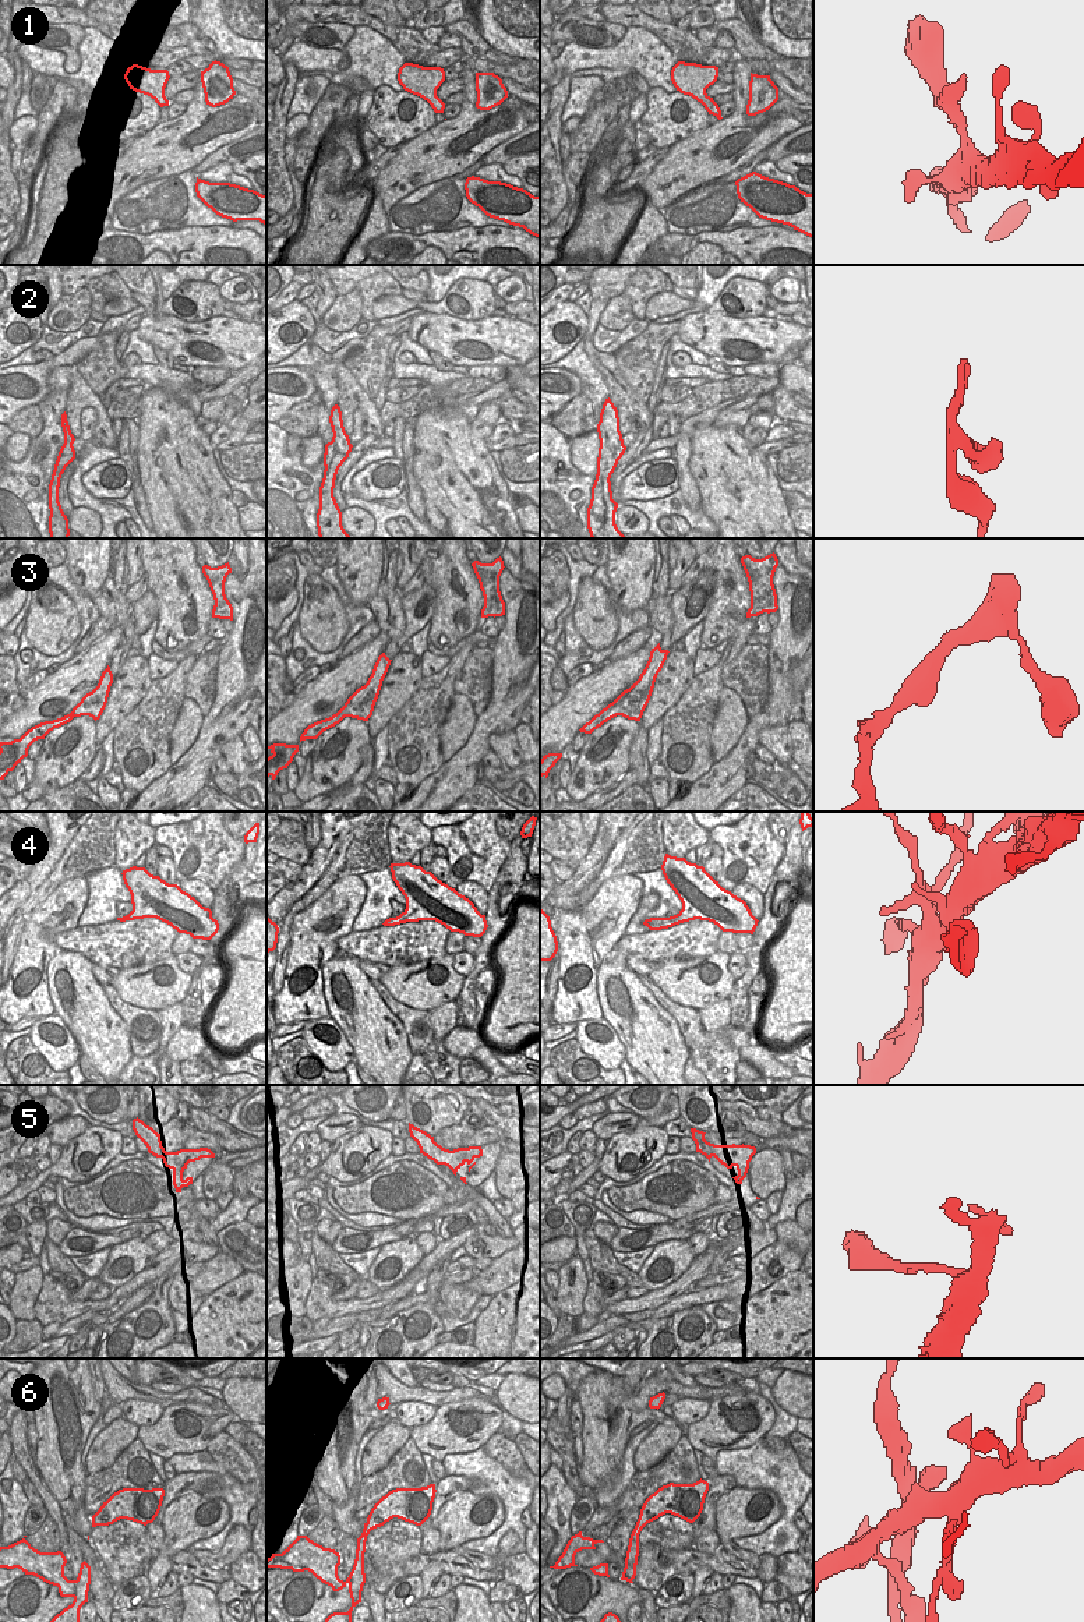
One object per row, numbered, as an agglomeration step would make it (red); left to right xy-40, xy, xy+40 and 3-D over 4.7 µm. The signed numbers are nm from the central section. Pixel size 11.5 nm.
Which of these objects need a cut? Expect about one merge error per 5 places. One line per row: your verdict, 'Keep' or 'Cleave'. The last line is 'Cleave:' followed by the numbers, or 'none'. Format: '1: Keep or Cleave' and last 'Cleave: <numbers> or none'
1: Keep
2: Keep
3: Keep
4: Keep
5: Keep
6: Cleave
Cleave: 6

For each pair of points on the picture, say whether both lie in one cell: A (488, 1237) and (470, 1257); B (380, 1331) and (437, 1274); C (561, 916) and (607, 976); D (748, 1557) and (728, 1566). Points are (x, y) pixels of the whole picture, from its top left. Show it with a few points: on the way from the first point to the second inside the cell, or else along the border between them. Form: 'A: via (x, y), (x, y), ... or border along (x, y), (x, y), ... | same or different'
A: via (484, 1241), (473, 1253) | same
B: via (401, 1334), (424, 1314), (433, 1294) | same
C: border along (603, 958), (597, 969), (599, 999) | different
D: border along (721, 1545), (755, 1569) | different

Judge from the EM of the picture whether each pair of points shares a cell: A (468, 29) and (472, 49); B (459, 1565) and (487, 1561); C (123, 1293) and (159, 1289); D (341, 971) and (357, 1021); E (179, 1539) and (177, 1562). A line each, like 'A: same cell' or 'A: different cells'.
A: same cell
B: different cells
C: different cells
D: same cell
E: different cells

